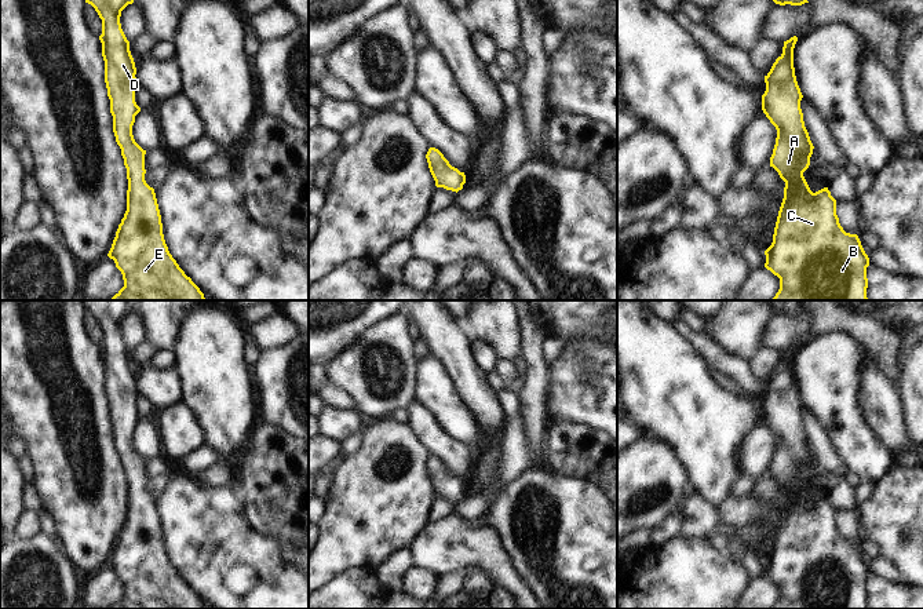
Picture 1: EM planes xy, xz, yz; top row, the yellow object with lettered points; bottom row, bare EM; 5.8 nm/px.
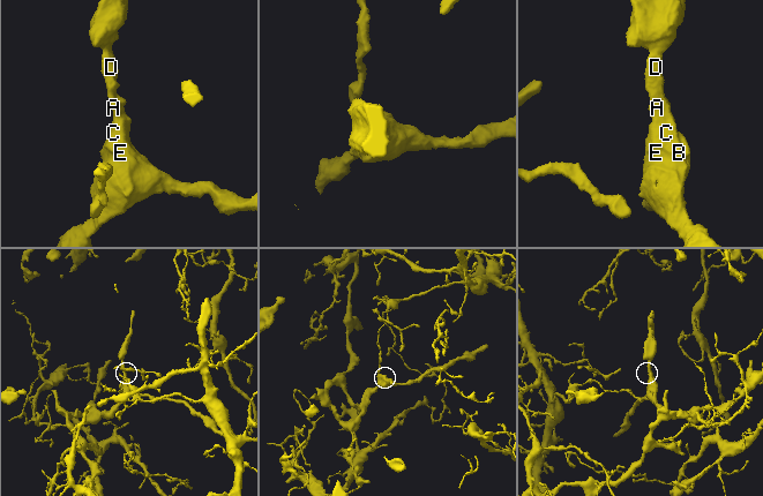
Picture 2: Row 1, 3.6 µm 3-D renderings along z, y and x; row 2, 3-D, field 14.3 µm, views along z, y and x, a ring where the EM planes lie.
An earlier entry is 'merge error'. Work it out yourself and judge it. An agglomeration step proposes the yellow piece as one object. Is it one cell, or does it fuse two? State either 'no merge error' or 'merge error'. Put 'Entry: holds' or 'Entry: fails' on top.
Entry: fails
no merge error

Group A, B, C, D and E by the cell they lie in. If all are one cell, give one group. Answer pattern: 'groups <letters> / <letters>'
groups A B C D E

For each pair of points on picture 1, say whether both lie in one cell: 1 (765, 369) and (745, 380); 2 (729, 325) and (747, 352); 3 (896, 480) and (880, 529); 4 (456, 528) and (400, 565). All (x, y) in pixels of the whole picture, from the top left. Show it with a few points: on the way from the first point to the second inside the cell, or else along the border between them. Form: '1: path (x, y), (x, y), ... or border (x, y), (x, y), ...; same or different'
1: border (747, 363), (751, 372), (763, 385); different
2: path (736, 332), (745, 345); same
3: path (896, 492), (896, 514), (893, 517); same
4: border (408, 549), (412, 565); different

